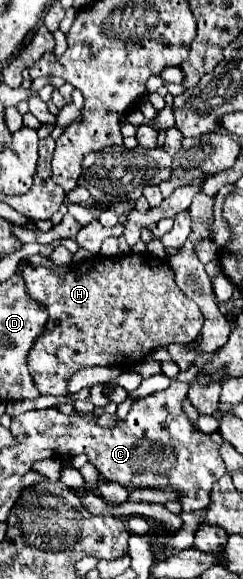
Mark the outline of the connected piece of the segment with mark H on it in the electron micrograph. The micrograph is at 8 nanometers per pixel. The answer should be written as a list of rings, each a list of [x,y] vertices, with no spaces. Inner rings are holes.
[[[150,252],[144,254],[118,254],[118,256],[90,256],[84,262],[76,262],[64,276],[54,276],[44,266],[28,264],[22,270],[26,292],[32,300],[42,304],[48,312],[44,332],[34,340],[28,352],[30,376],[44,396],[66,396],[68,380],[88,366],[134,366],[156,348],[166,348],[172,342],[190,344],[196,340],[202,328],[202,312],[196,302],[188,300],[184,292],[174,284],[174,270]]]

